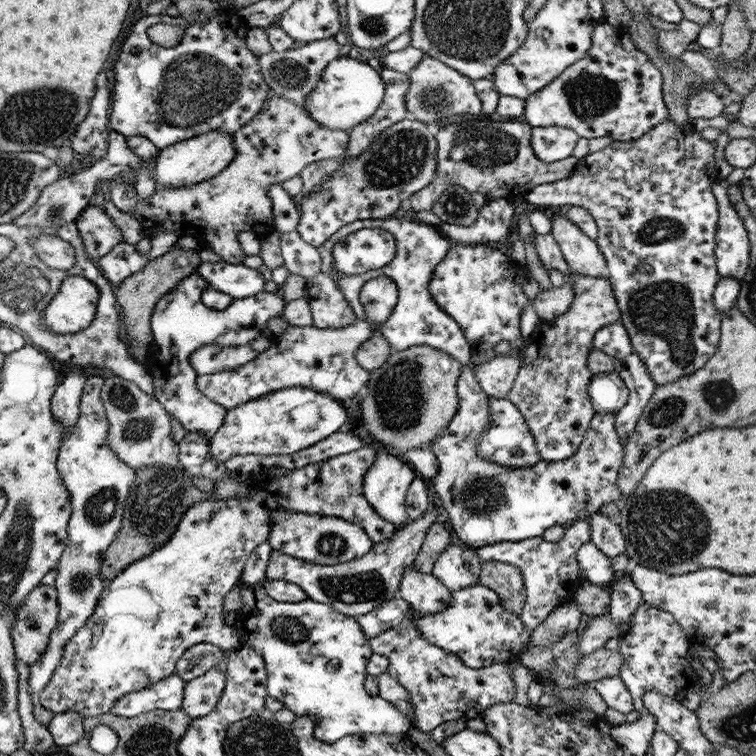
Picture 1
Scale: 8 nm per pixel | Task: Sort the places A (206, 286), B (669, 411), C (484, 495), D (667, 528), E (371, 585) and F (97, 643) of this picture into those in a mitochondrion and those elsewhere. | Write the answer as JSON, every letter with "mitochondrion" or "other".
{"A":"other","B":"mitochondrion","C":"mitochondrion","D":"mitochondrion","E":"mitochondrion","F":"other"}

